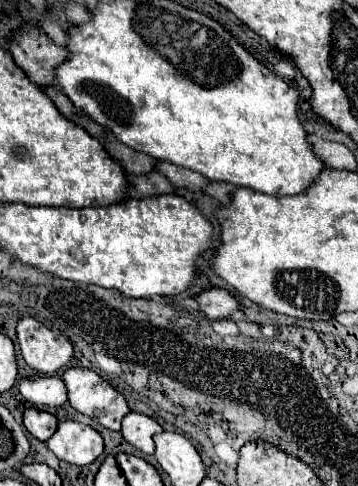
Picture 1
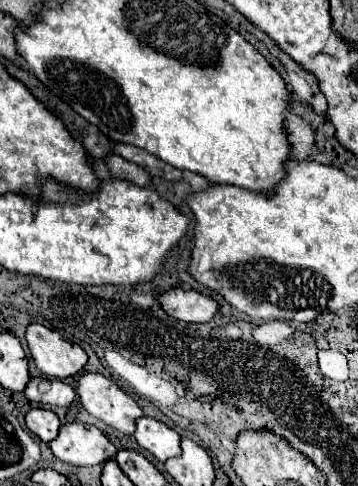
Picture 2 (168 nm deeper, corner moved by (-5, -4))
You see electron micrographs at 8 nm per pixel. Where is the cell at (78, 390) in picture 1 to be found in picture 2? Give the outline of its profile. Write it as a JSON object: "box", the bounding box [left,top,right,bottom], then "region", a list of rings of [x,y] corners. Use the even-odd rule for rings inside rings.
{"box":[76,374,144,434],"region":[[[82,374],[76,392],[80,396],[80,404],[92,416],[122,434],[134,434],[136,420],[144,416],[136,400],[128,396],[112,378],[102,374]]]}

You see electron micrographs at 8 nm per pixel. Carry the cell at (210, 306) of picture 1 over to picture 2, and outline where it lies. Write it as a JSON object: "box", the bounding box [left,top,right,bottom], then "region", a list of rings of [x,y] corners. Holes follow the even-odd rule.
{"box":[156,288,218,322],"region":[[[170,288],[168,292],[162,292],[156,296],[156,302],[162,306],[162,310],[182,322],[208,322],[218,312],[218,304],[196,290],[182,290],[182,288]]]}

